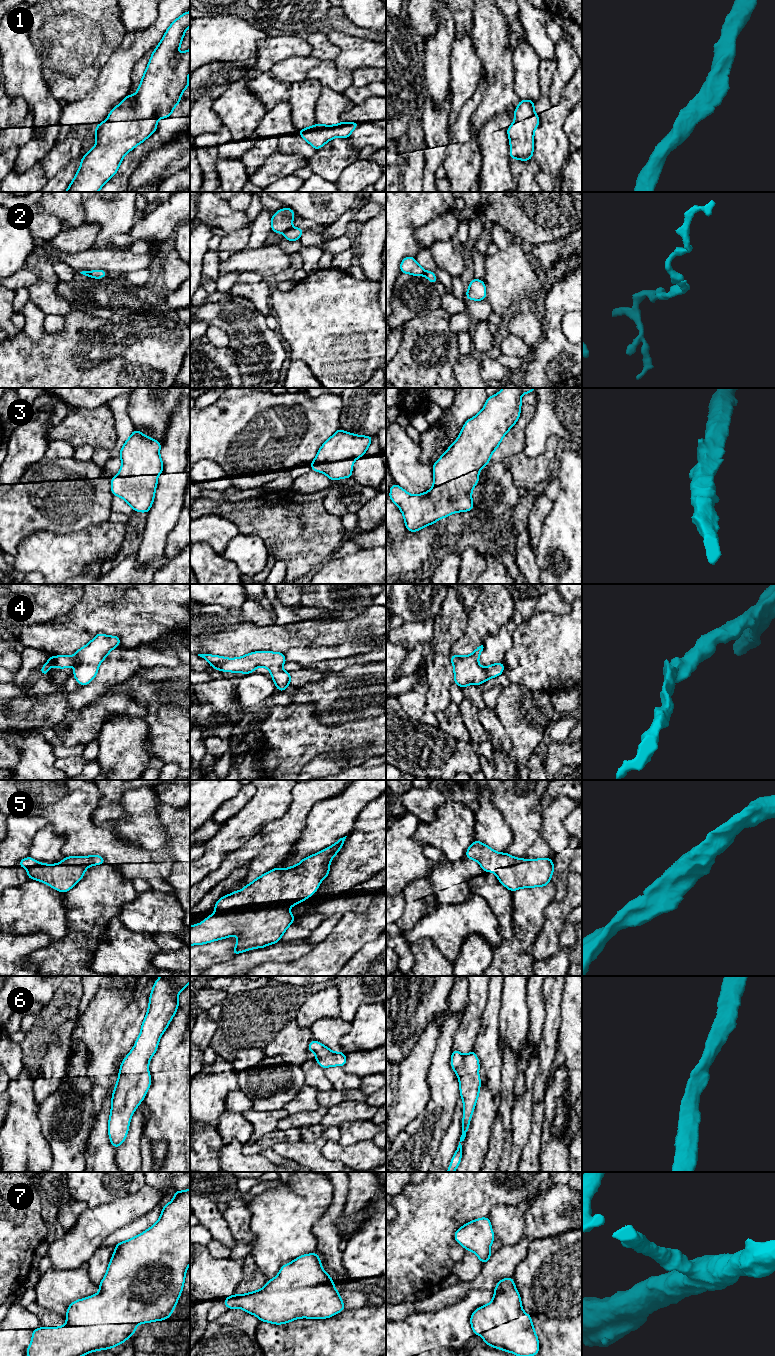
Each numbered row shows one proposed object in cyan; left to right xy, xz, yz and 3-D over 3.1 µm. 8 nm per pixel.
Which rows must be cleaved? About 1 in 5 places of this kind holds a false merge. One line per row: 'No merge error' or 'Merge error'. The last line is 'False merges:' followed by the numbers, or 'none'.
1: No merge error
2: Merge error
3: No merge error
4: No merge error
5: No merge error
6: No merge error
7: No merge error
False merges: 2

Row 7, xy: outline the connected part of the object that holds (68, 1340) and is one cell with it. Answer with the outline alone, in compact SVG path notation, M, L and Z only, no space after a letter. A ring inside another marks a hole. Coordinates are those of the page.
M190 1189L173 1193L174 1198L163 1207L159 1220L152 1227L116 1244L107 1272L98 1286L100 1291L73 1301L67 1309L66 1325L53 1328L42 1326L32 1330L27 1356L83 1356L110 1349L132 1337L139 1324L170 1318L182 1293L190 1264Z

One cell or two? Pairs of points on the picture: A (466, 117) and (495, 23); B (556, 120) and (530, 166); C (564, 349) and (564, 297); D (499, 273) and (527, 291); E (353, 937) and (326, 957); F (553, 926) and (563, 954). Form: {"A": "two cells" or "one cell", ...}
{"A": "two cells", "B": "two cells", "C": "one cell", "D": "one cell", "E": "one cell", "F": "two cells"}

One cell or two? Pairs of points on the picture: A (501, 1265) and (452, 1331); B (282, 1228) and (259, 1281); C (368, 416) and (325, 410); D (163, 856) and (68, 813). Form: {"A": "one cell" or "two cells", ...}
{"A": "two cells", "B": "two cells", "C": "two cells", "D": "one cell"}

